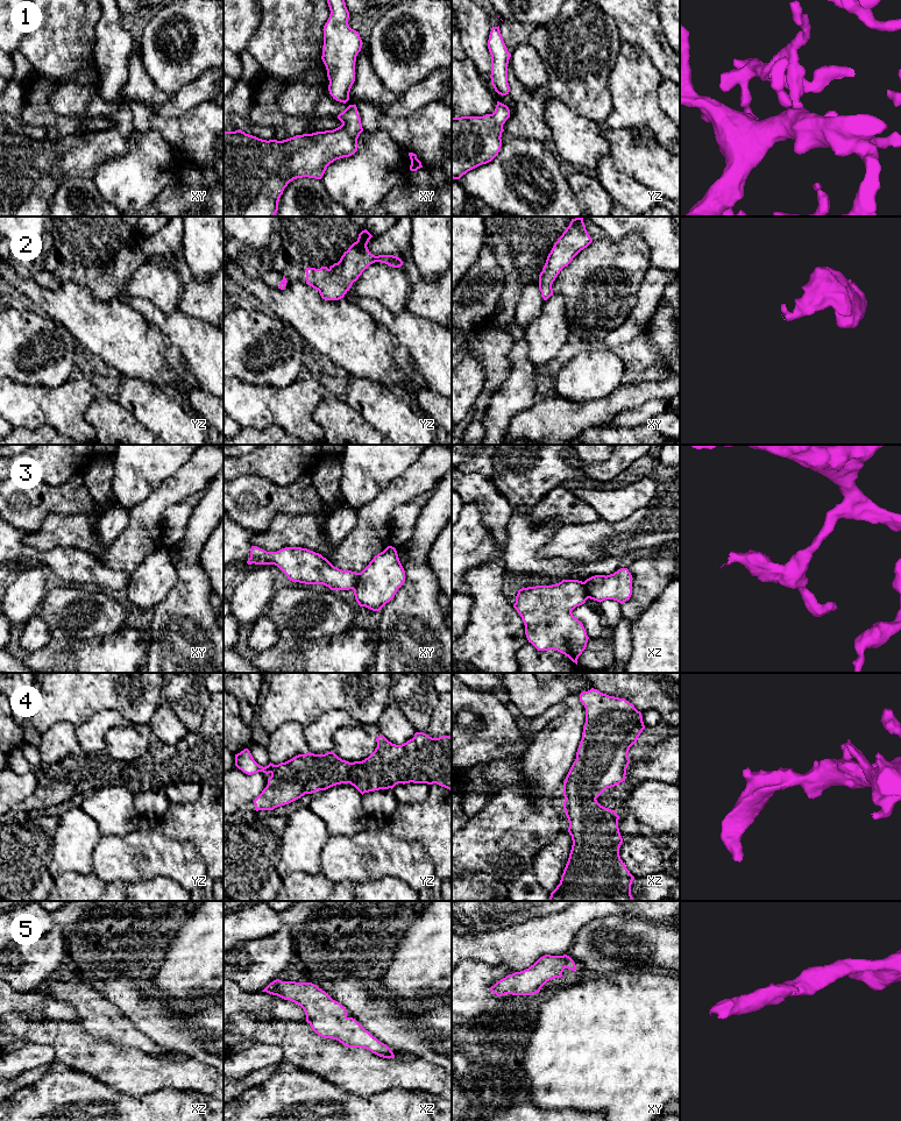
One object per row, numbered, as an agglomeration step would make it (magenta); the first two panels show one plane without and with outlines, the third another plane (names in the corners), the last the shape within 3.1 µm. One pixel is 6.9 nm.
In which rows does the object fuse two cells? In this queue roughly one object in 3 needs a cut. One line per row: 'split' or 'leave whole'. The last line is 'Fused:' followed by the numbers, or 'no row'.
1: leave whole
2: leave whole
3: leave whole
4: leave whole
5: leave whole
Fused: no row

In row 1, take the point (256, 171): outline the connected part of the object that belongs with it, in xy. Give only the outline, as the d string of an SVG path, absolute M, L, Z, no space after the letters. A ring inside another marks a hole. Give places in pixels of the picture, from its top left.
M349 105L338 119L342 125L333 130L296 135L283 141L262 140L241 129L224 132L224 217L275 217L279 198L290 182L303 177L321 179L331 163L354 155L363 132L356 105Z

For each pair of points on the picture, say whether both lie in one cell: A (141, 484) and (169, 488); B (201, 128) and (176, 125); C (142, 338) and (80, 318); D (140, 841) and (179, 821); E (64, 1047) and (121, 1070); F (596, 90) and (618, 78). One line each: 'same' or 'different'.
A: different
B: same
C: same
D: different
E: same
F: different

